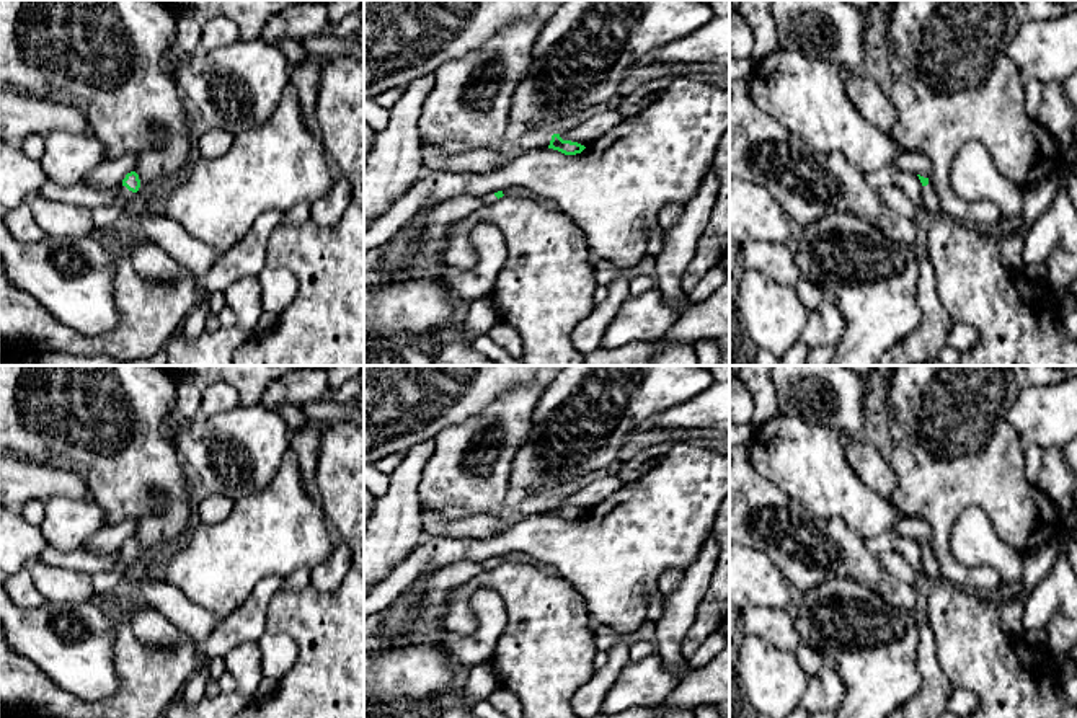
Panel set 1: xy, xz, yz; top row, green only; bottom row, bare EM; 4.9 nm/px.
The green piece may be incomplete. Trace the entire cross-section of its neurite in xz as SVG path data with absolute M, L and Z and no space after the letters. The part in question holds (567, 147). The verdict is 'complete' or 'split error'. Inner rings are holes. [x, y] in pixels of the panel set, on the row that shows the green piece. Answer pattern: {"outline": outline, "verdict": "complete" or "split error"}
{"outline": "M553 134L548 148L558 150L565 155L576 155L581 153L586 147L578 142L563 140L560 134Z", "verdict": "complete"}

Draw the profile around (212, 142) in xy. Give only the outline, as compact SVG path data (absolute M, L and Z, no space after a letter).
M199 129L199 155L217 158L233 145L235 135L222 129Z

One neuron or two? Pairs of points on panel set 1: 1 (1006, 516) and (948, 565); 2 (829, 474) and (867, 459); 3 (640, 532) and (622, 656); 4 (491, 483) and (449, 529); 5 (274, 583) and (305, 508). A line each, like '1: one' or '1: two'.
1: one
2: two
3: two
4: two
5: two

